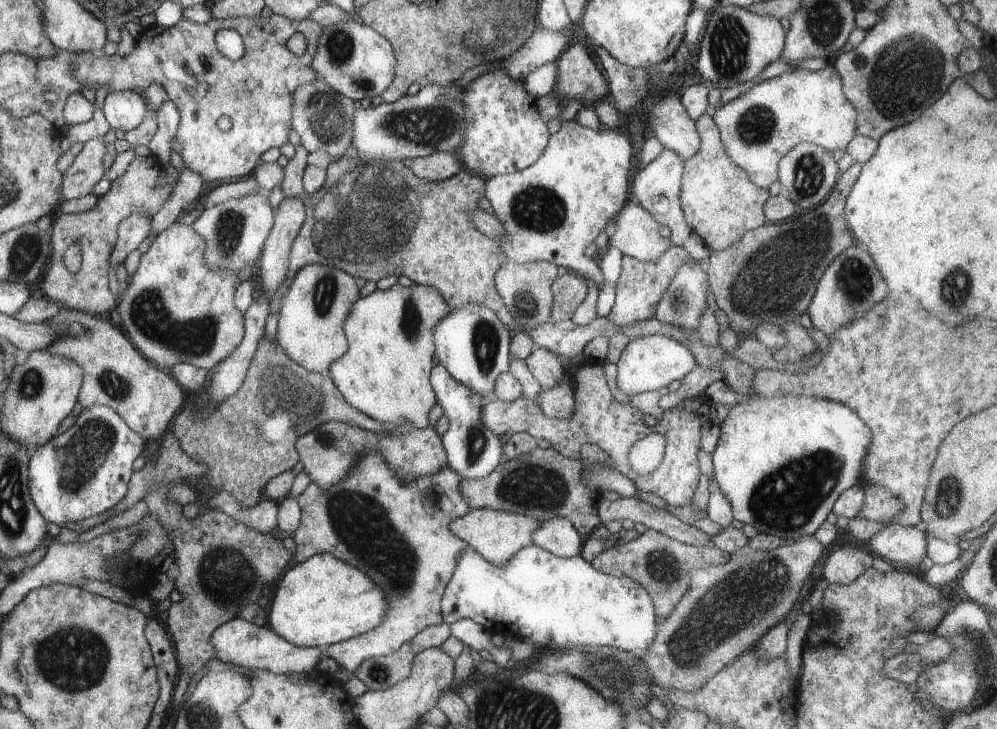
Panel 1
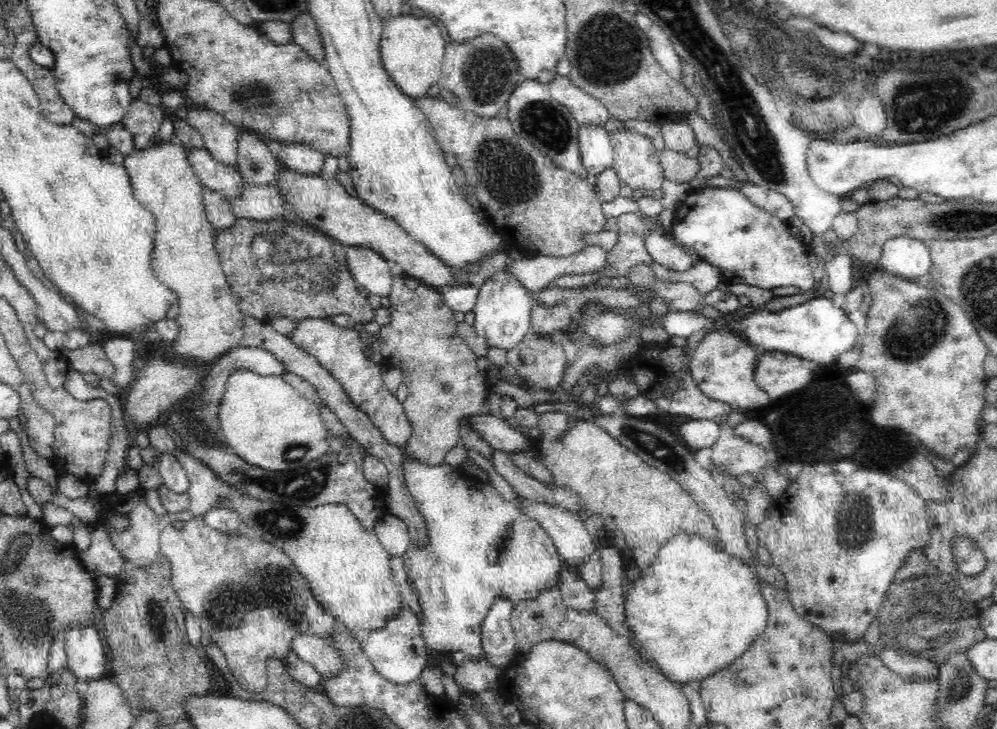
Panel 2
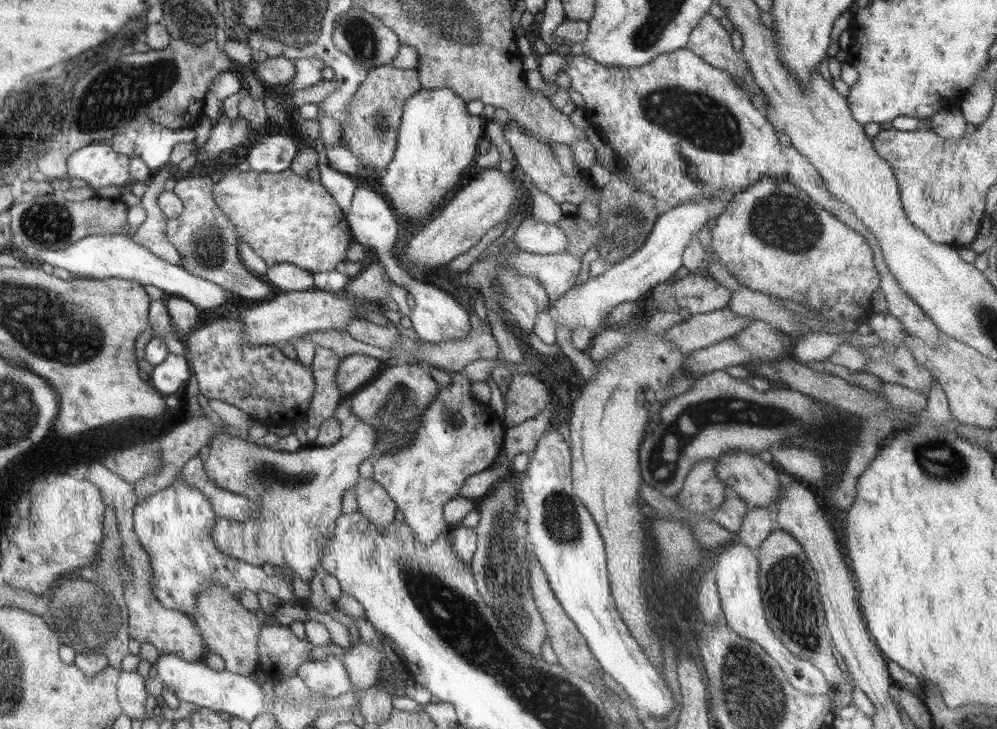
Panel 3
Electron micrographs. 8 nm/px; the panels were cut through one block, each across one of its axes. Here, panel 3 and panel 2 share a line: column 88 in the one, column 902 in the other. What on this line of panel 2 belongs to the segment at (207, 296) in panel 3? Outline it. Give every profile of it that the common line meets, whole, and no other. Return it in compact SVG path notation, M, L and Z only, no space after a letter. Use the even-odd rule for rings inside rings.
M898 236L884 244L878 266L898 278L920 278L932 270L932 254L926 242Z

